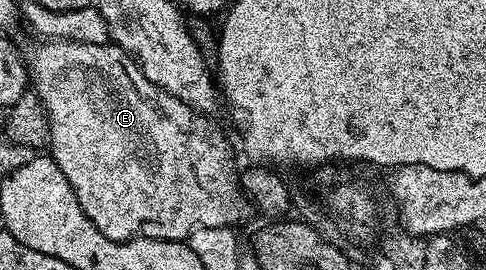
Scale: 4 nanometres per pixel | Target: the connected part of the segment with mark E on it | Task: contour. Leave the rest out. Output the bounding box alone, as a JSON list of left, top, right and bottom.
[29,41,249,241]

